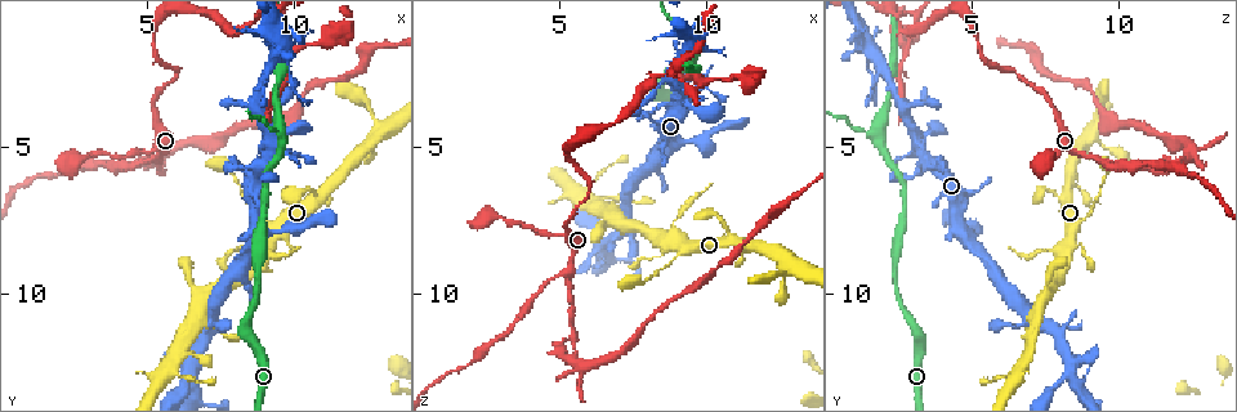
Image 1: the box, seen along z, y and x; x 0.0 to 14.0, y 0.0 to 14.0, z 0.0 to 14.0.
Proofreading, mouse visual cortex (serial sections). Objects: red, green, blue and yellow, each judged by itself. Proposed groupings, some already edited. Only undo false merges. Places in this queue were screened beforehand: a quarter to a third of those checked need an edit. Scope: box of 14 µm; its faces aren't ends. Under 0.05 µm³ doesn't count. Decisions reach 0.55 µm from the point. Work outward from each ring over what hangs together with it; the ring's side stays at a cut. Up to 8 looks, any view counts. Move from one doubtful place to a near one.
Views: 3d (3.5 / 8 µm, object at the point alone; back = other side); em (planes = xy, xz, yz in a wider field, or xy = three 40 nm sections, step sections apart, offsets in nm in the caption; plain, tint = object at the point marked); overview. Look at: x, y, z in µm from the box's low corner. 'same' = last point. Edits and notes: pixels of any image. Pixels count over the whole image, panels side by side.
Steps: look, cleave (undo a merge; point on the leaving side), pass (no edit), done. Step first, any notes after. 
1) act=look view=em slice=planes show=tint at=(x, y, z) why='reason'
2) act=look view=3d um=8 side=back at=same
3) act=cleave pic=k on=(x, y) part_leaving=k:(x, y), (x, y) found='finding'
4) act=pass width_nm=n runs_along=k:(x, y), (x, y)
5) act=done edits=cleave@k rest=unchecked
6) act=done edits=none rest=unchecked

act=look view=3d um=3.5 at=(8.9, 8.6, 7.9) why='thick turns thin'

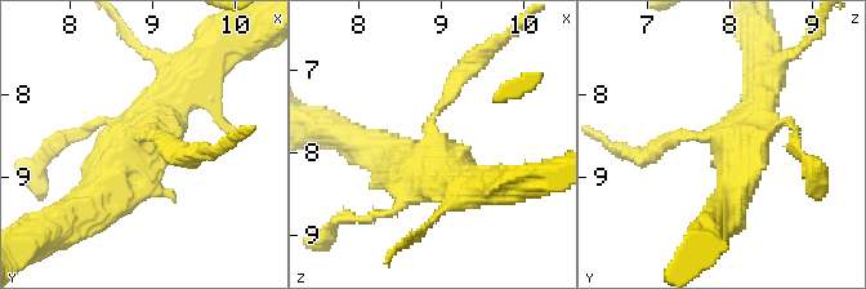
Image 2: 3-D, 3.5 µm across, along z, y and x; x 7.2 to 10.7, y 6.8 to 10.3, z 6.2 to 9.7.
act=look view=em slice=xy step=5 show=tint at=(8.95, 8.55, 7.95) why='now the EM'

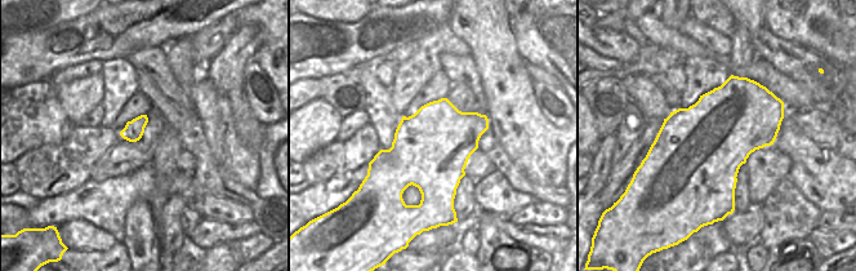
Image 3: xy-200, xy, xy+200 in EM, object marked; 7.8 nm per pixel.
act=pass runs_along=2:(200, 70), (156, 114), (93, 201) found='all the same cell'

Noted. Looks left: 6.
act=look view=3d um=3.5 side=back at=(9.5, 4.5, 1.9) why='three arms meet'

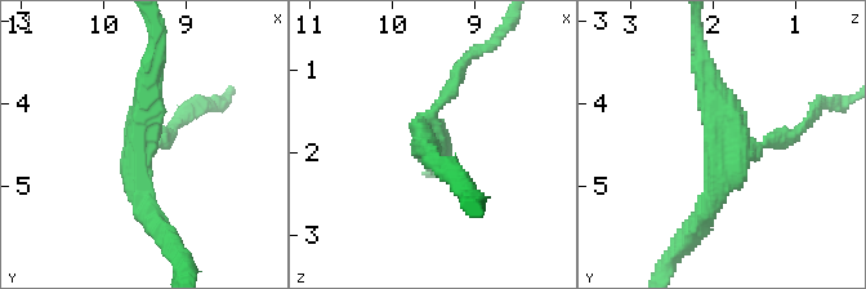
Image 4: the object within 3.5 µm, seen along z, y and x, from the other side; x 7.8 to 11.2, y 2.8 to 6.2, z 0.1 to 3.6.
act=look view=em slice=xy step=3 show=tint at=(9.50, 4.55, 1.90) arms=3 arm_widths_nm=200,250,300 why='need the tissue'

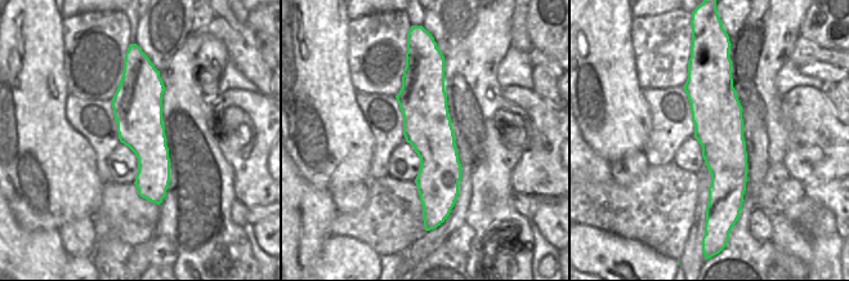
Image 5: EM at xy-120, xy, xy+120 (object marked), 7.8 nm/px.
act=pass width_nm=380 runs_along=4:(157, 226), (138, 195), (150, 63) found='continuous, no second cell'

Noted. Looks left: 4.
act=look view=3d um=3.5 at=(5.3, 5.4, 9.3) why='a narrow waist'

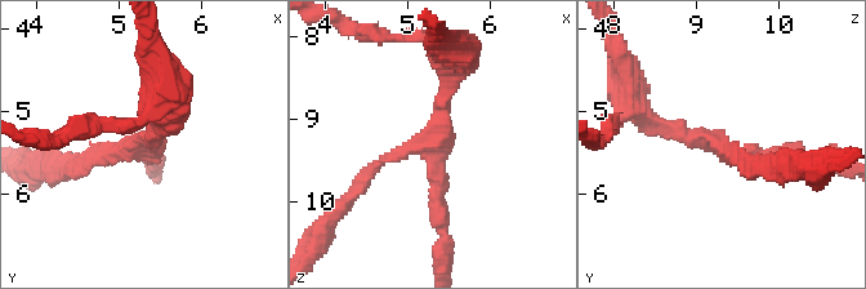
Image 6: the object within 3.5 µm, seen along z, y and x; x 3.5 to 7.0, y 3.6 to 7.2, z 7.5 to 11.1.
act=look view=em slice=planes show=tint at=(5.35, 5.35, 9.25) arms=3 arm_widths_nm=150,200,200

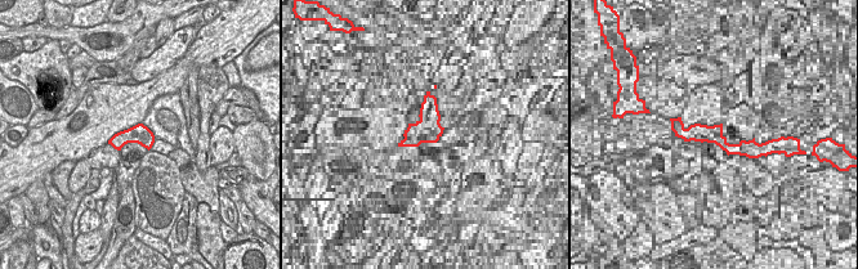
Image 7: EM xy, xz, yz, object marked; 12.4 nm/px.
act=pass runs_along=6:(642, 116), (731, 152), (794, 152) found='all the same cell'

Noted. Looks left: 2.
act=look view=3d um=3.5 at=(5.4, 5.5, 12.3)

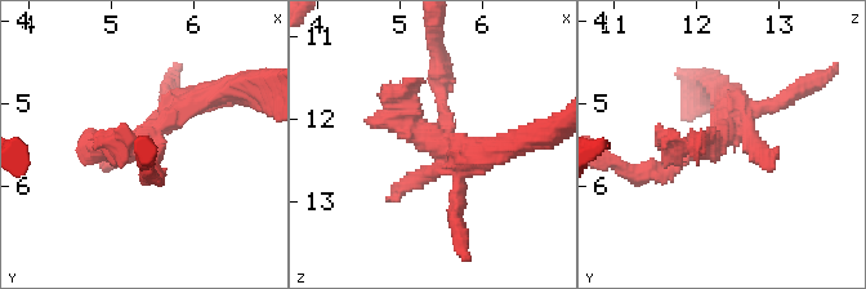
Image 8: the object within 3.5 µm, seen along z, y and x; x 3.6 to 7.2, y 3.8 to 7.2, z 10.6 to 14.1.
act=look view=em slice=planes show=tint at=(5.50, 5.50, 12.25) why='need the tissue'

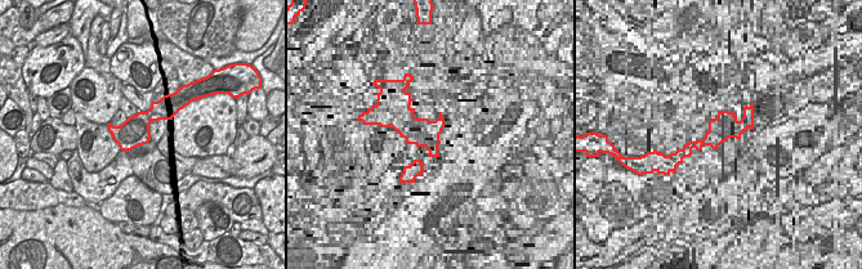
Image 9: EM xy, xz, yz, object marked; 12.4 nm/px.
act=cleave pic=8 on=(481, 159) part_leaving=8:(452, 147), (489, 154), (556, 130) found='two cells meet here'

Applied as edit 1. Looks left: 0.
act=done edits=cleave@8 rest=unchecked

